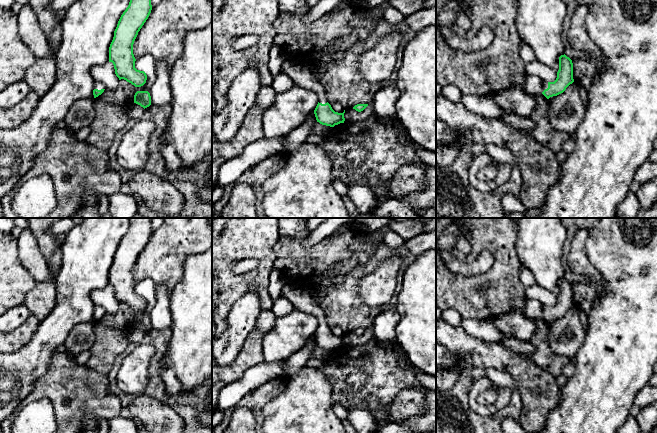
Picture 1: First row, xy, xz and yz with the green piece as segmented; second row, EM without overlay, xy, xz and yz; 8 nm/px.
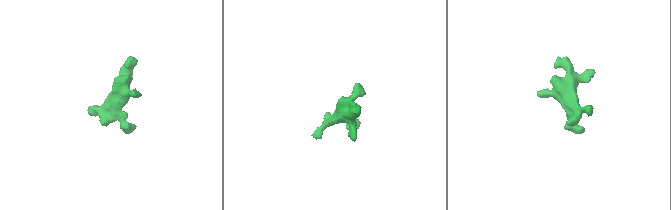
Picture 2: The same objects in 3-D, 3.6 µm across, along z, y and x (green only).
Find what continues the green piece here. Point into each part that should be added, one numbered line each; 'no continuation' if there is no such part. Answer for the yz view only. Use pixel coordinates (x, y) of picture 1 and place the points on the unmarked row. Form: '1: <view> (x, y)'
1: yz (533, 309)

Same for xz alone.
1: xz (301, 299)

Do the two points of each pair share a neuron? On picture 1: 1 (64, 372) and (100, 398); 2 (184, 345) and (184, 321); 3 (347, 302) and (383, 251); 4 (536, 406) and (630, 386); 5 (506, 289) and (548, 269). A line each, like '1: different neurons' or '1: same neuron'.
1: same neuron
2: same neuron
3: same neuron
4: different neurons
5: different neurons

